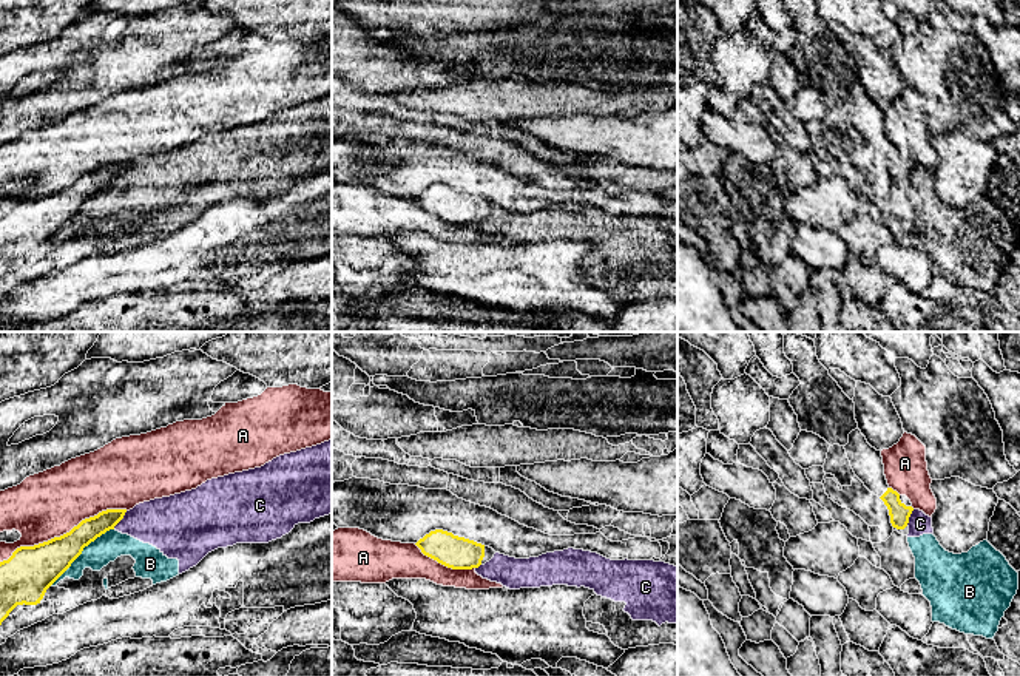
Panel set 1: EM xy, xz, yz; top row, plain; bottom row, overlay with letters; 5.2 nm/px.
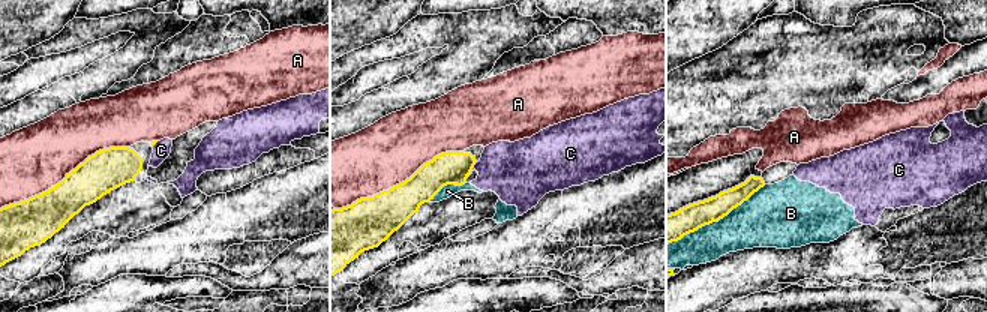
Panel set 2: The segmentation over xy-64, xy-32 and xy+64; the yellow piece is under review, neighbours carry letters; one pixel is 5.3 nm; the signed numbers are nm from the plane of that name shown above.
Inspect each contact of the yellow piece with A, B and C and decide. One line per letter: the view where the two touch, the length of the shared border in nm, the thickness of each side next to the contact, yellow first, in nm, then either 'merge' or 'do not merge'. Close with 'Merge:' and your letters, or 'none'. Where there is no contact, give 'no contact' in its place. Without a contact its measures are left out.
A: xy | 700 nm | 260/340 nm | do not merge
B: xy | 440 nm | 240/150 nm | do not merge
C: xy | 120 nm | 120/280 nm | do not merge
Merge: none

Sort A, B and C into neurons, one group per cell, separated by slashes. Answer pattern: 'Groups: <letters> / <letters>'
Groups: A / B C

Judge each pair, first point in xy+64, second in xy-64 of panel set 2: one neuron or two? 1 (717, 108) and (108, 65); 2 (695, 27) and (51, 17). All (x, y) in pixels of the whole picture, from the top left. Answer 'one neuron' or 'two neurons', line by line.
1: one neuron
2: one neuron

